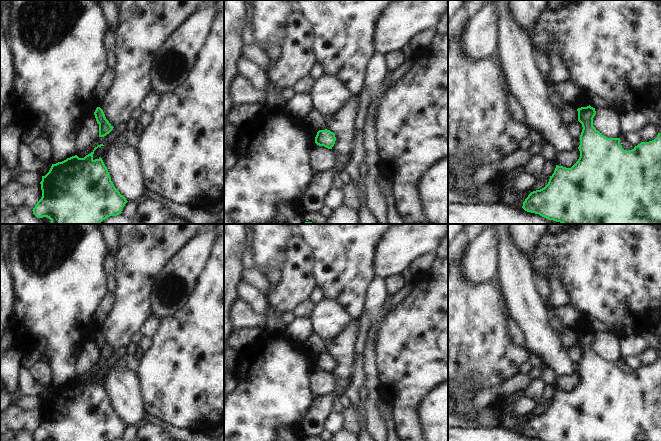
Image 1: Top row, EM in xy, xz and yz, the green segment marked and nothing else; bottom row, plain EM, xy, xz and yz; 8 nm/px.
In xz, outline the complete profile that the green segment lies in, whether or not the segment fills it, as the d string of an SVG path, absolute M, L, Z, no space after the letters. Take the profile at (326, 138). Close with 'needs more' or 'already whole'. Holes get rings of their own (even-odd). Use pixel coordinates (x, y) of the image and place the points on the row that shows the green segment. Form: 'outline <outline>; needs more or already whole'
outline M319 130L315 137L315 143L319 146L324 146L328 149L332 149L336 141L335 134L330 130Z; already whole

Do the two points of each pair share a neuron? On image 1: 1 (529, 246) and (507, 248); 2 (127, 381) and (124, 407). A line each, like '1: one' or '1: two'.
1: two
2: one

